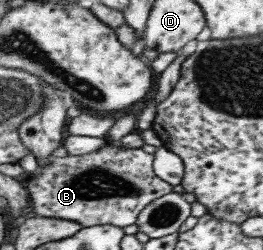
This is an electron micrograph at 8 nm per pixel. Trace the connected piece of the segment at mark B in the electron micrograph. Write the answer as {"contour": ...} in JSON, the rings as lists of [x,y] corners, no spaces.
{"contour":[[[106,143],[93,152],[80,155],[51,157],[40,171],[32,174],[26,180],[26,191],[29,205],[36,216],[68,219],[76,221],[83,227],[113,225],[114,227],[128,227],[135,223],[138,213],[154,199],[172,192],[172,186],[154,175],[152,171],[153,154],[142,148],[122,148],[119,144]]]}

